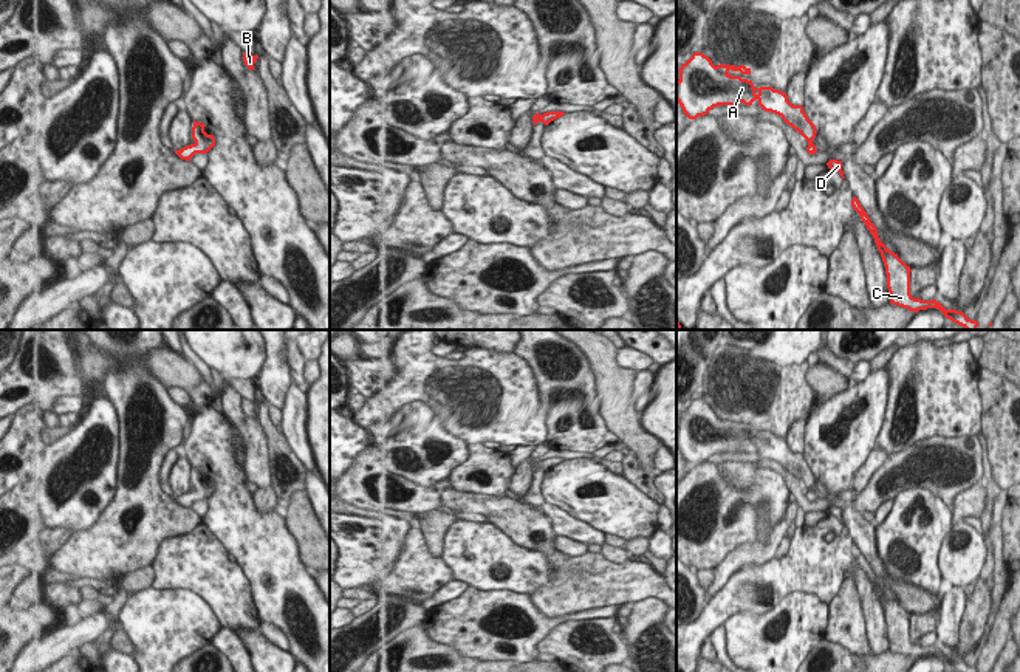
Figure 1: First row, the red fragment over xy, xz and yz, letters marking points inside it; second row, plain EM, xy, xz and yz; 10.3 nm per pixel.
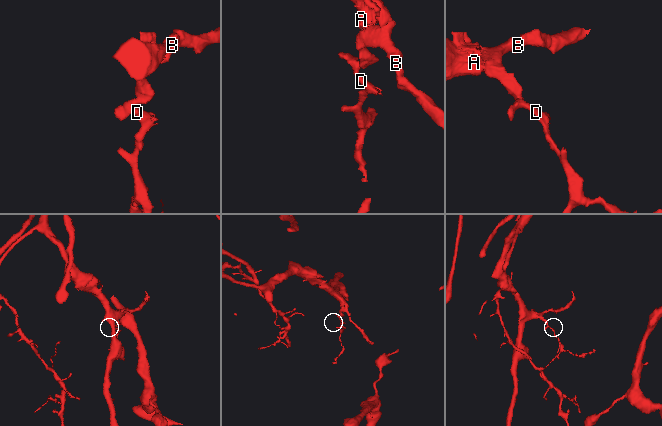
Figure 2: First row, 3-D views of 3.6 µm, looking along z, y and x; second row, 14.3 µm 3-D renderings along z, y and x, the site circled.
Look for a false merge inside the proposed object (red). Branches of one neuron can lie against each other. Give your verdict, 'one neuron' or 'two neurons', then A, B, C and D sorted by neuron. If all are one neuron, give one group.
one neuron; A B C D

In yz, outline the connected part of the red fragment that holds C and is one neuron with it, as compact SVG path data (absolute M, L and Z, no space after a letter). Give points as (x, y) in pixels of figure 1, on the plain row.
M853 543L851 547L853 556L861 562L861 567L865 570L867 576L875 585L878 598L881 599L885 621L887 621L887 635L890 639L890 650L907 655L910 658L918 660L919 657L936 655L940 657L944 664L950 666L958 672L978 672L977 667L969 666L963 658L957 657L946 657L940 649L935 646L932 647L921 647L919 644L915 646L910 641L910 613L907 613L898 601L892 599L878 584L876 573L870 568L870 564L861 553L859 547Z

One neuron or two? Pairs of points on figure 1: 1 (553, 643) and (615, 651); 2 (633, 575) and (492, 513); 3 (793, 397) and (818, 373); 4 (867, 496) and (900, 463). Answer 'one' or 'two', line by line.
1: one
2: one
3: two
4: one

